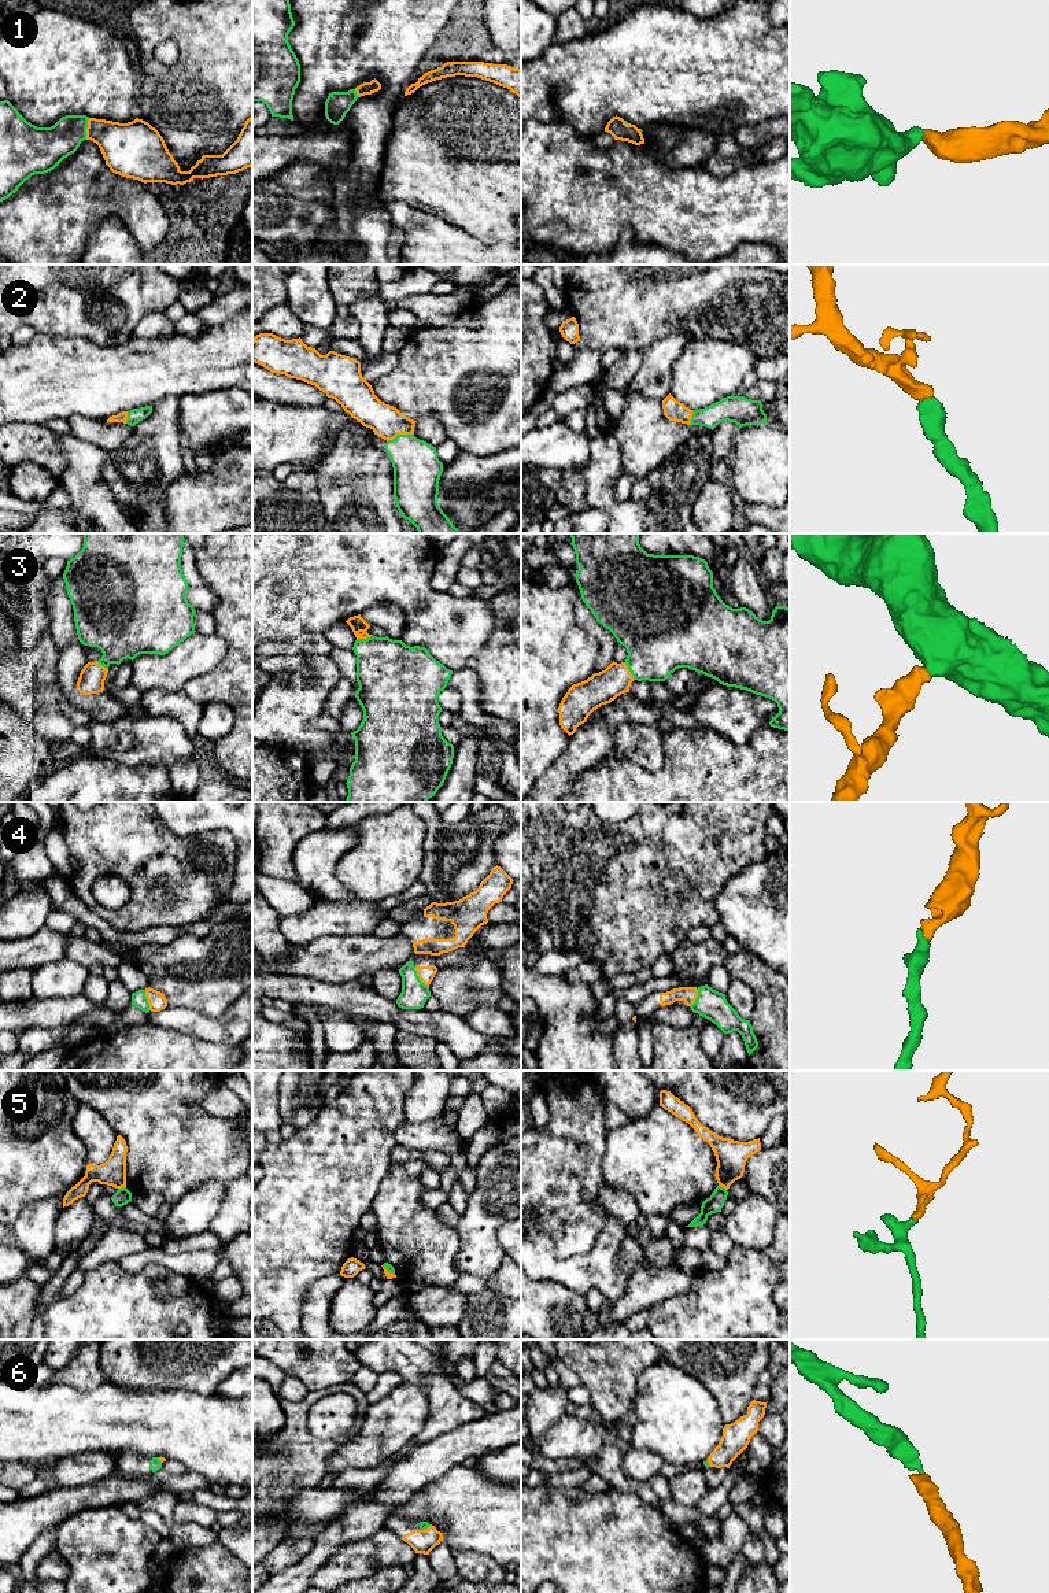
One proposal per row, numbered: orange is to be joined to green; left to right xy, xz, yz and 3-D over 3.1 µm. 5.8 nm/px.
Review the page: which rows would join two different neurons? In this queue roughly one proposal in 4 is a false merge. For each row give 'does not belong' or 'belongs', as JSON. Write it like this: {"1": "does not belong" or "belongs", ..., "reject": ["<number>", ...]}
{"1": "belongs", "2": "belongs", "3": "belongs", "4": "belongs", "5": "does not belong", "6": "belongs", "reject": ["5"]}

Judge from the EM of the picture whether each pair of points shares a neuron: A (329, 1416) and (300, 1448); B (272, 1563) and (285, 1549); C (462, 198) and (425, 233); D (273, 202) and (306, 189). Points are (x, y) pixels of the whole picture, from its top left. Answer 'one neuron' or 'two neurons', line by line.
A: two neurons
B: one neuron
C: two neurons
D: two neurons

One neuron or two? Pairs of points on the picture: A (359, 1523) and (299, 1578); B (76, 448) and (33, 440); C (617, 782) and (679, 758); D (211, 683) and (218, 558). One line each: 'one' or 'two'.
A: one
B: two
C: one
D: one

